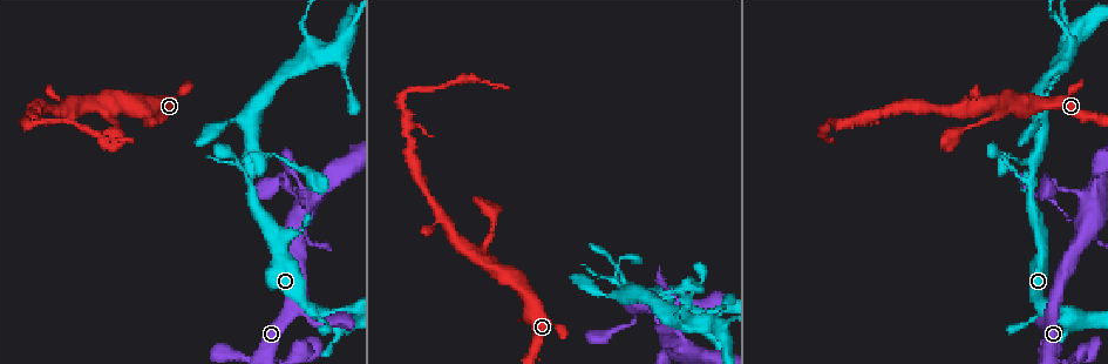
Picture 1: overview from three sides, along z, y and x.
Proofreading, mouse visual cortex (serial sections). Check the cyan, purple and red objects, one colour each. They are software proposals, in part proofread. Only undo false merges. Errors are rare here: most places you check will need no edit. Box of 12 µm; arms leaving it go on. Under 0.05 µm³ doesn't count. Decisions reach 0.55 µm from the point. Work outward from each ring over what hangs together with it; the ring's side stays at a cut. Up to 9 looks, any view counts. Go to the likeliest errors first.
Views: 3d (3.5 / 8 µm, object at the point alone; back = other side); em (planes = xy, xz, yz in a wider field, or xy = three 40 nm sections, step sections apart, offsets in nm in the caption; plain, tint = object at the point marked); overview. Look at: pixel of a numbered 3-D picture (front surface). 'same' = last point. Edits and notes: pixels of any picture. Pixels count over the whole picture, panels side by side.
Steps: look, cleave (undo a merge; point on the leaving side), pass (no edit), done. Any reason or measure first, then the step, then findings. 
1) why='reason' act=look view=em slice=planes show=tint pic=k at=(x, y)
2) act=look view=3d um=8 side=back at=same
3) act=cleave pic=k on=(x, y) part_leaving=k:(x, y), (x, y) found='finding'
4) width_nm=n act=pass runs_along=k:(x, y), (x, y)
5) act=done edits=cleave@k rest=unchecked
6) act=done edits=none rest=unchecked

why='sharp bend' act=look view=3d um=3.5 pic=1 at=(617, 267)

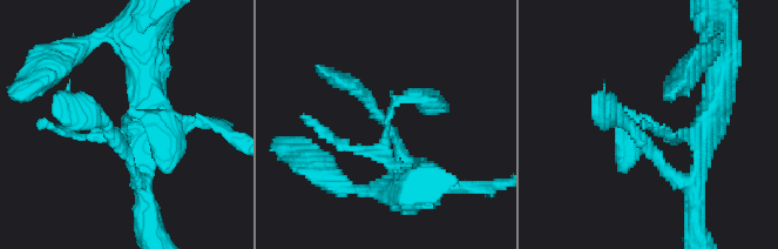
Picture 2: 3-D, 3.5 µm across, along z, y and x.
act=look view=em slice=xy step=5 show=tint pic=2 at=(122, 123)

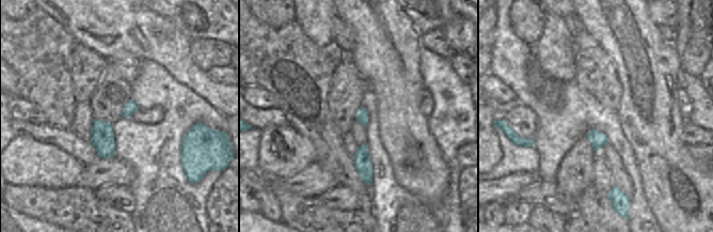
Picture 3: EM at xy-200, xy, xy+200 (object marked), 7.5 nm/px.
act=pass found='continuous, no second cell'

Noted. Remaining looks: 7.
why='arms part here' act=look view=3d um=3.5 pic=1 at=(966, 108)

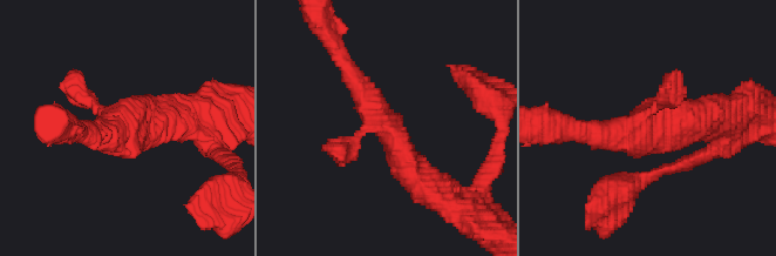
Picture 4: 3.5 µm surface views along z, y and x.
why='need the tissue' act=look view=em slice=xy step=2 show=tint pic=4 at=(646, 123)

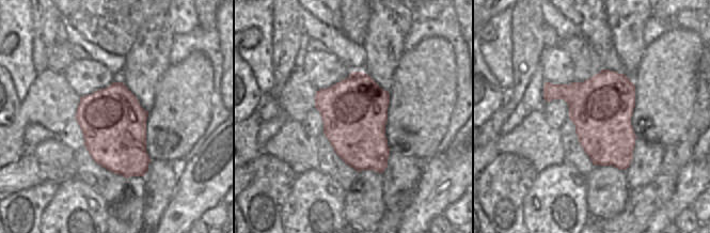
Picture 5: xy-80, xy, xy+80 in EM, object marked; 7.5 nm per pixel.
why='cut it another way' act=look view=em slice=xy step=1 show=tint at=same

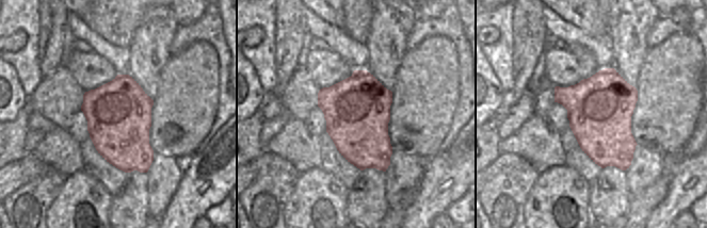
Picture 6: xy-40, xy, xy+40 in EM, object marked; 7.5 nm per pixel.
act=pass runs_along=4:(434, 192), (404, 164), (347, 68) found='one cell here'

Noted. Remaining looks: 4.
why='abrupt turn' act=look view=em slice=xy step=1 show=tint pic=1 at=(27, 124)

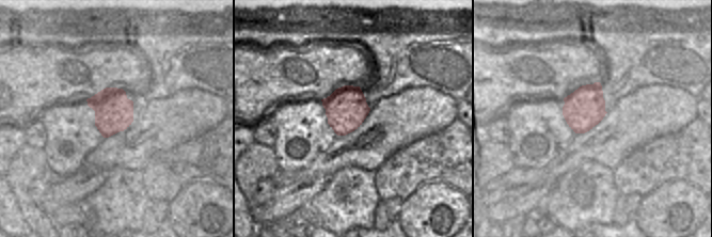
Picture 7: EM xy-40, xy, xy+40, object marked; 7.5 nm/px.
act=look view=3d um=3.5 side=back at=same

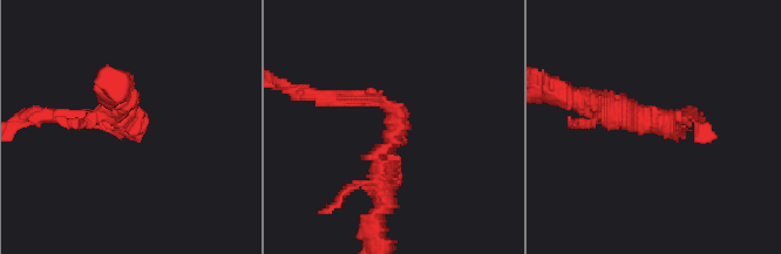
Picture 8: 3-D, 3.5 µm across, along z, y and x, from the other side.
arm_widths_nm=150,300 act=cleave pic=8 on=(328, 102) found='a second cell is stuck on'

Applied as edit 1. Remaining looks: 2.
why='three arms meet' act=look view=3d um=3.5 pic=1 at=(685, 326)

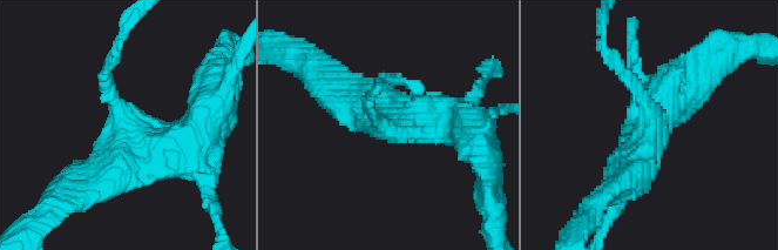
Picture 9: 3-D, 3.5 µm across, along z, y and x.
arms=3 arm_widths_nm=200,350,600 act=look view=em slice=xy step=5 show=tint pic=9 at=(123, 140)

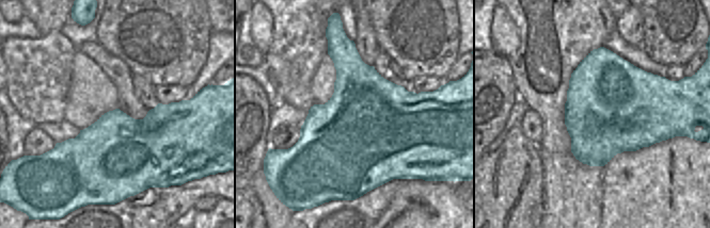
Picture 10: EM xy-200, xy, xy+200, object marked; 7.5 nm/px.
act=pass runs_along=9:(65, 193), (198, 132) found='continuous, no second cell'

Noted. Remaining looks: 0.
act=done edits=cleave@8 rest=unchecked

